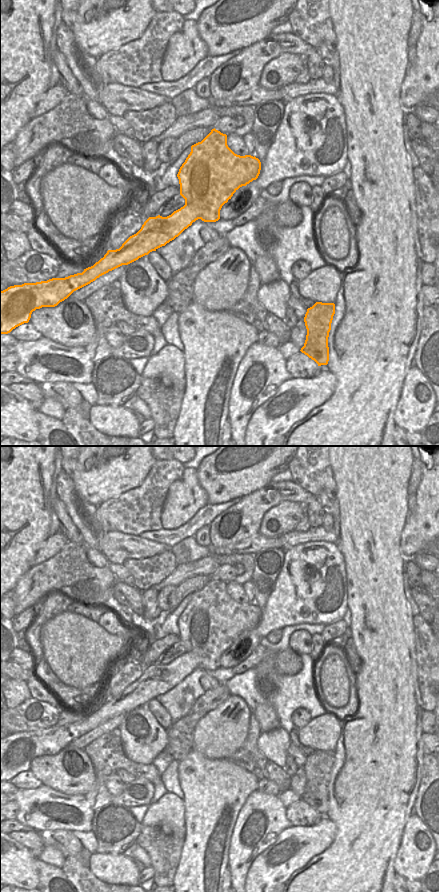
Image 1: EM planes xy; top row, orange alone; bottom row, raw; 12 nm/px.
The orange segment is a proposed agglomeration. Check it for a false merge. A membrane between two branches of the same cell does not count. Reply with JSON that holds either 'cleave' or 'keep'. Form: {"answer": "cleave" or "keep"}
{"answer": "cleave"}

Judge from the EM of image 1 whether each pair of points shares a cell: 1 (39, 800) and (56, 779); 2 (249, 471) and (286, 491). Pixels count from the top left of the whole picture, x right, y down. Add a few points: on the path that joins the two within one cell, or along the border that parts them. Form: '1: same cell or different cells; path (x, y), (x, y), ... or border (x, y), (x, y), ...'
1: different cells; border (43, 784), (71, 795)
2: different cells; border (270, 481), (261, 488), (249, 493)

